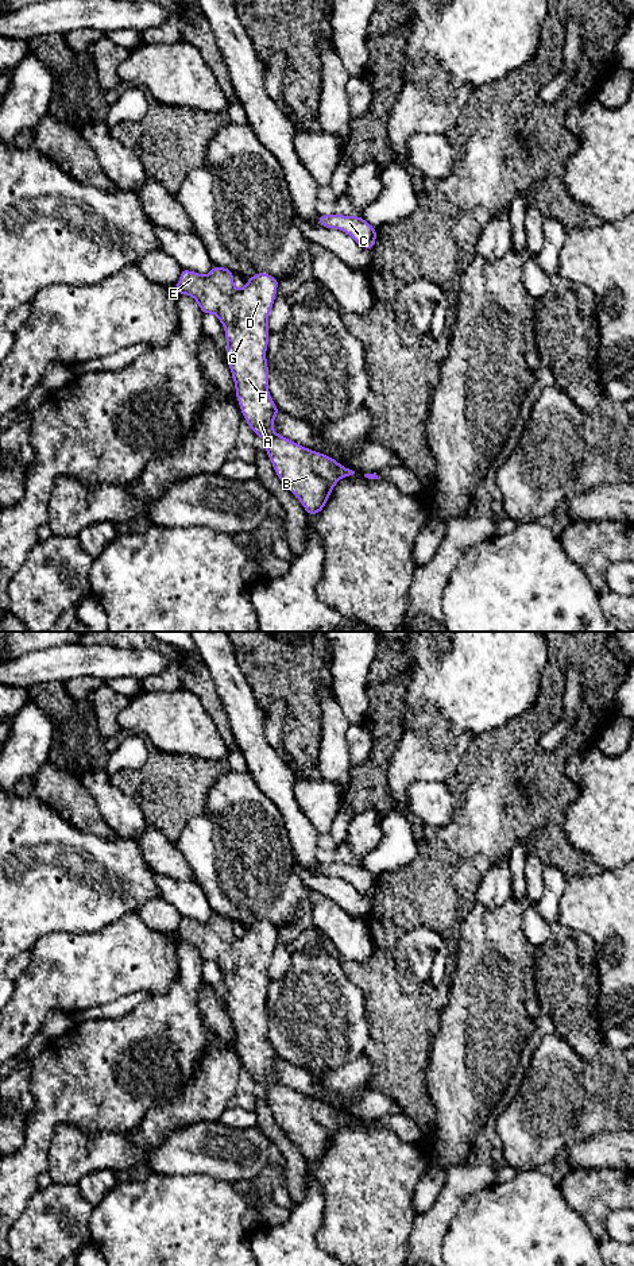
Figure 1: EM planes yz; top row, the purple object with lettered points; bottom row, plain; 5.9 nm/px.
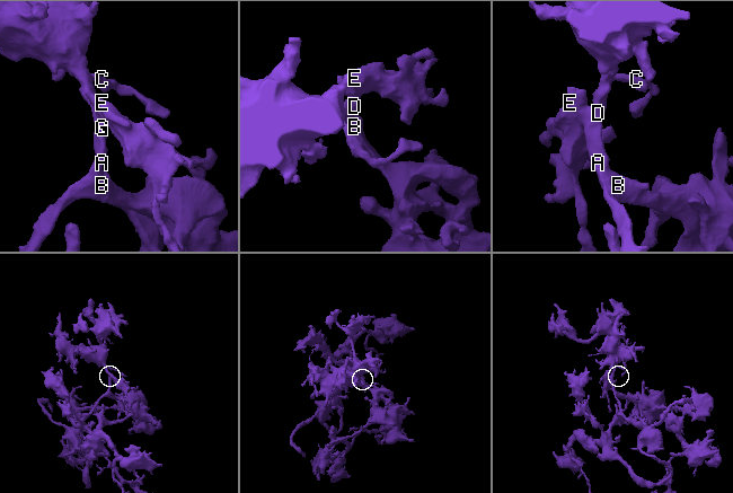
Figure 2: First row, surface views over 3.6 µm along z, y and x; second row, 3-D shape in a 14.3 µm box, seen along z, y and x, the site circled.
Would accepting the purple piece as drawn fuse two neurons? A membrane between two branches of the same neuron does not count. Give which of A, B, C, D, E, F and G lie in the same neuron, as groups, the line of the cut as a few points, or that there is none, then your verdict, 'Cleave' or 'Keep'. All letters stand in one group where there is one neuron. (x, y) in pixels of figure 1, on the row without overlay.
Groups: A B C D E F G. No split. Keep

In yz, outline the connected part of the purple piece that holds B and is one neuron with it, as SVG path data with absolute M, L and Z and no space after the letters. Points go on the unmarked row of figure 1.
M213 912L208 923L182 916L179 929L174 935L177 945L182 941L193 945L202 962L216 962L225 977L227 1010L235 1030L236 1047L240 1053L243 1066L252 1080L266 1089L268 1103L277 1124L299 1147L309 1163L322 1159L335 1132L355 1119L345 1116L329 1103L305 1096L281 1082L274 1076L275 1064L279 1057L268 1041L268 1012L266 999L268 995L268 962L277 945L279 927L268 920L255 920L247 927L246 934L237 938L233 931L235 922L227 916Z

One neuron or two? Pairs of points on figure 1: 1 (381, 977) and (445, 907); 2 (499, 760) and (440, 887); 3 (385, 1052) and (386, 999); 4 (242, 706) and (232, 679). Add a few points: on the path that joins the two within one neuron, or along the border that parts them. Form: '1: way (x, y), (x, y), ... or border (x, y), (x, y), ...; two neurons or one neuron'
1: way (391, 954), (393, 938), (422, 909); one neuron
2: way (499, 791), (499, 802), (493, 815), (456, 856); one neuron
3: way (386, 1038), (386, 1012); one neuron
4: way (238, 699), (232, 686); one neuron

